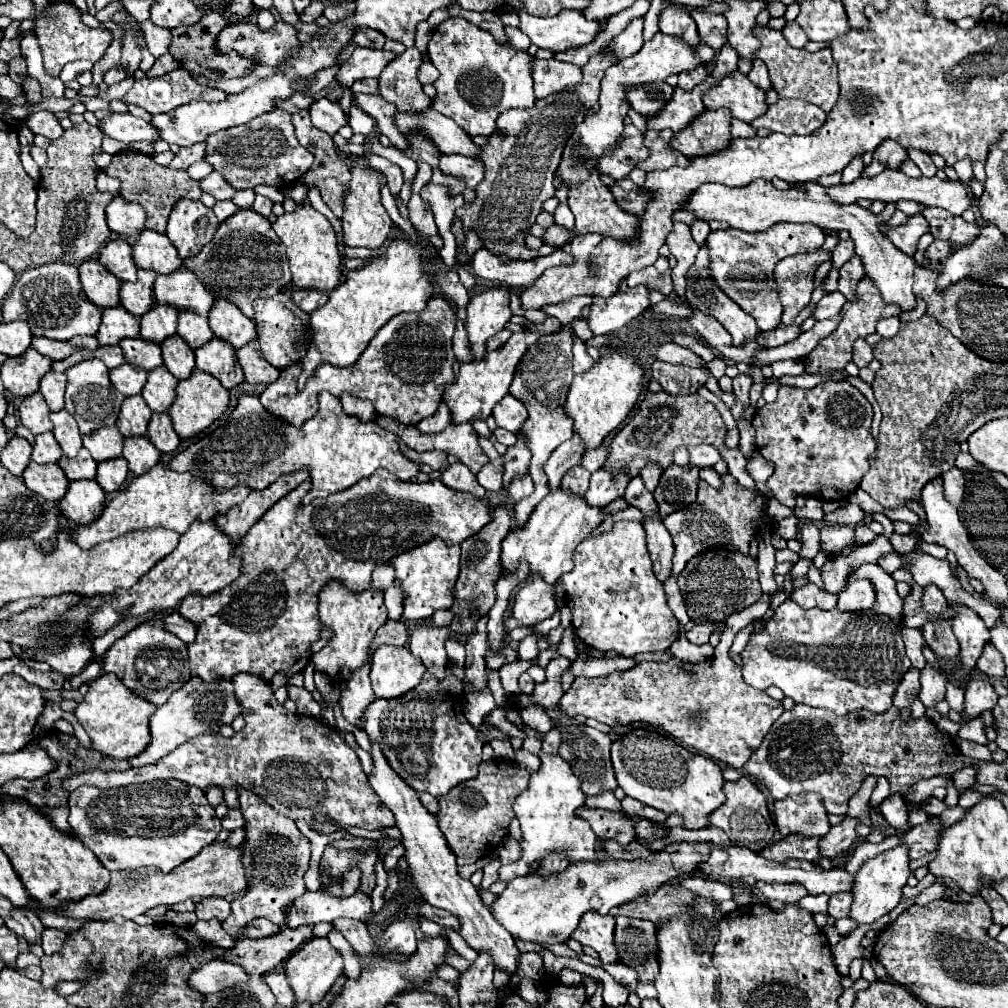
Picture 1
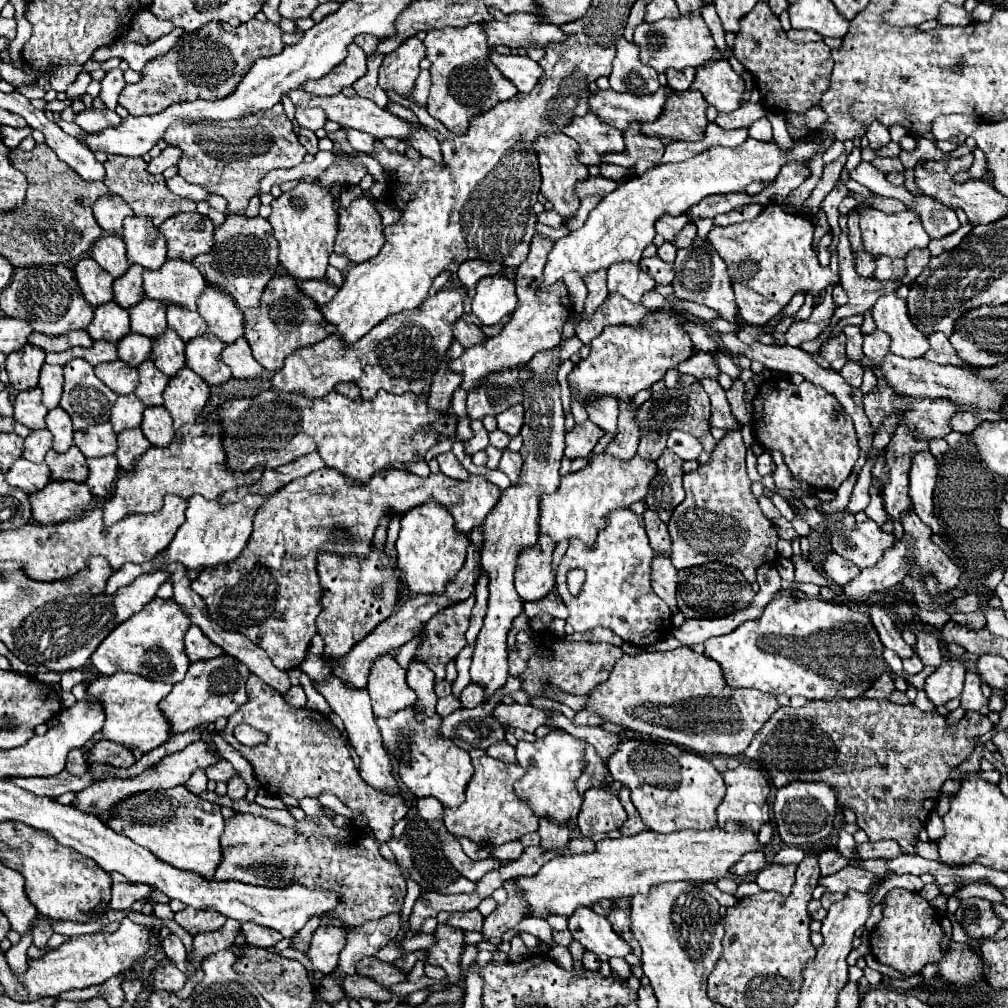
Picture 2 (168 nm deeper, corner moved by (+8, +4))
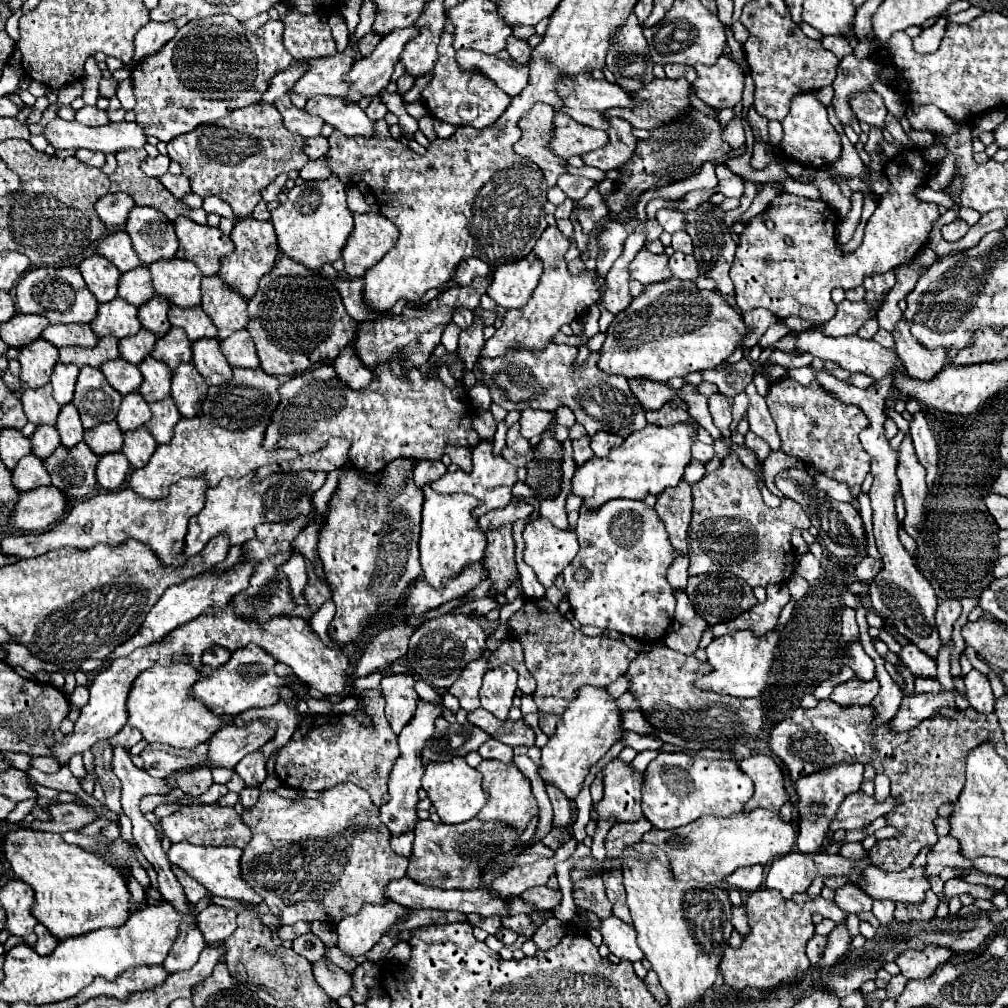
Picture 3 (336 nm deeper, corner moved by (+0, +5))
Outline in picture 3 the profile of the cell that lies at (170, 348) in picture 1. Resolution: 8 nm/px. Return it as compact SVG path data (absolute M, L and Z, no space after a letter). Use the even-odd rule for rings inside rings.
M171 328L165 336L157 340L151 356L175 370L181 362L191 362L191 340L181 328Z

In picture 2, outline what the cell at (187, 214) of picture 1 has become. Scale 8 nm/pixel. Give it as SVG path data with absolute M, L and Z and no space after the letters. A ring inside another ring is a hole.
M177 213L169 217L159 231L167 239L169 259L193 261L199 253L207 253L213 245L213 229L209 217L201 213Z

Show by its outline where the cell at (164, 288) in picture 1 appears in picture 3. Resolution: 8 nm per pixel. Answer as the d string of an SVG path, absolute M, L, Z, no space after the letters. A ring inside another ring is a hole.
M171 258L153 262L149 266L153 276L153 288L159 296L167 296L175 306L199 306L201 302L201 272L189 260Z

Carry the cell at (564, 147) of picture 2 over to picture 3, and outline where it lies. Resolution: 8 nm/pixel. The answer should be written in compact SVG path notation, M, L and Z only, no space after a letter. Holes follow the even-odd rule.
M535 104L529 114L521 118L523 136L513 144L519 156L531 160L543 170L543 176L549 186L557 184L557 176L565 172L563 158L551 154L545 144L549 142L549 132L553 130L553 114L555 110L549 104Z

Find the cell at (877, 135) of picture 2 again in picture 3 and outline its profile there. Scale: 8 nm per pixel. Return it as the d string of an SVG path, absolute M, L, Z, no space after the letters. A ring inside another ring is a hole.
M867 90L867 92L859 92L857 96L849 96L849 106L861 122L883 128L887 108L883 104L883 98L877 92Z

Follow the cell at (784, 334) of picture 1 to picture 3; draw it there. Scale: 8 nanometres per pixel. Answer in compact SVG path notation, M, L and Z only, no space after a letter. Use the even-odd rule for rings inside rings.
M885 296L879 300L877 306L869 306L867 300L861 302L849 302L843 300L837 306L837 314L833 316L833 320L825 322L821 332L827 336L847 336L847 334L857 334L857 330L875 316L875 312L881 308L881 304L885 302Z

